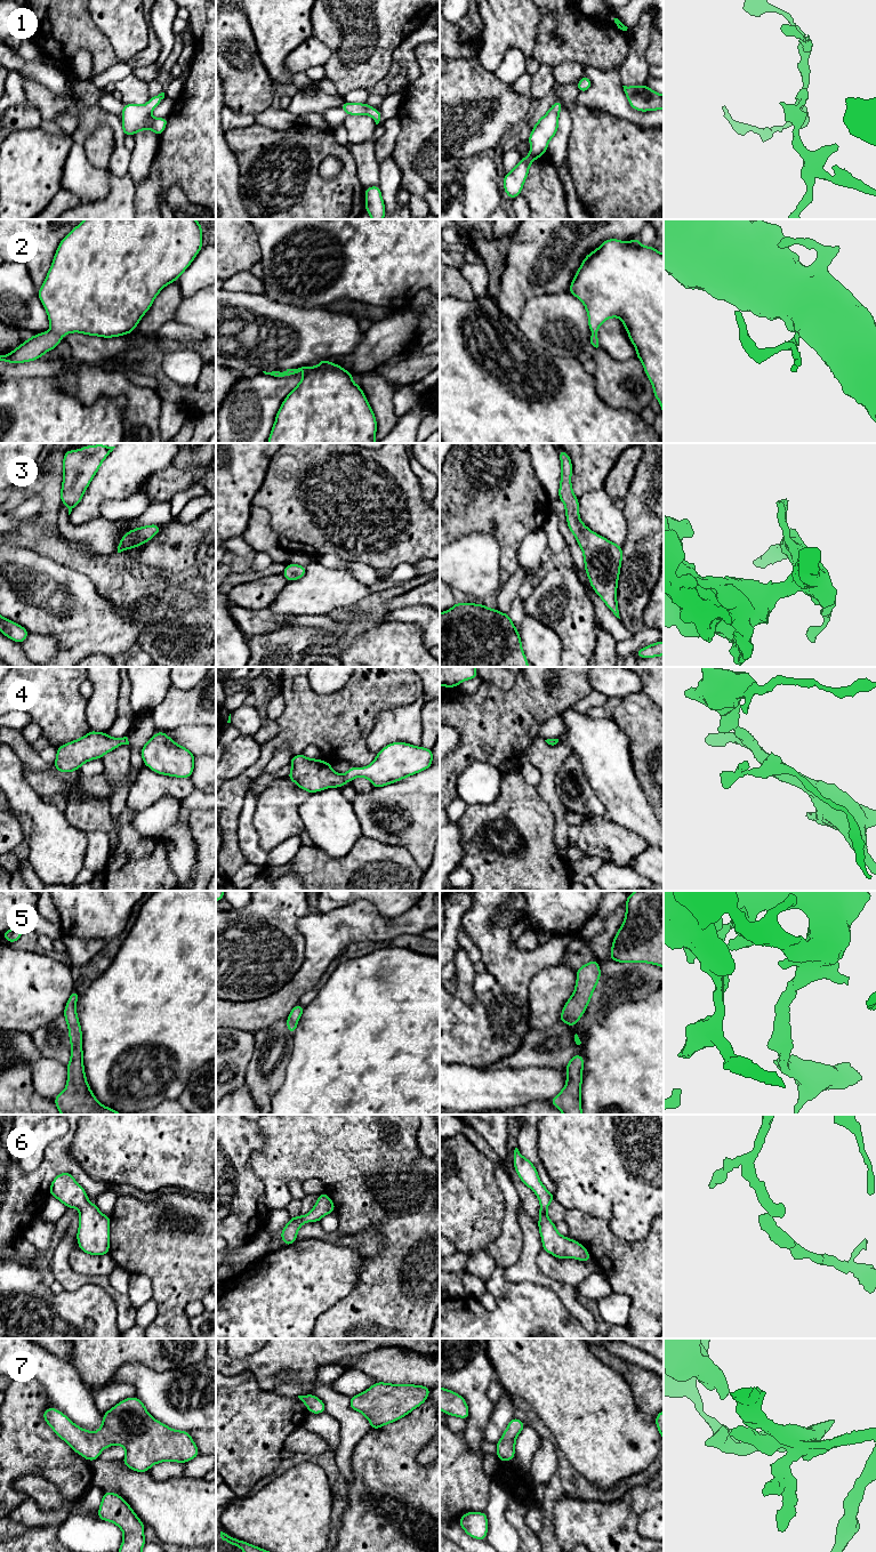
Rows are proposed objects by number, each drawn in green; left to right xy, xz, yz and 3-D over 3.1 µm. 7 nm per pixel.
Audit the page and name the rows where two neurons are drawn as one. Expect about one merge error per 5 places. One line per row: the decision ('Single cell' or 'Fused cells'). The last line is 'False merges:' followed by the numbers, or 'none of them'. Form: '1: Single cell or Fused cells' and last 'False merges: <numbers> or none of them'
1: Single cell
2: Single cell
3: Single cell
4: Single cell
5: Single cell
6: Single cell
7: Single cell
False merges: none of them

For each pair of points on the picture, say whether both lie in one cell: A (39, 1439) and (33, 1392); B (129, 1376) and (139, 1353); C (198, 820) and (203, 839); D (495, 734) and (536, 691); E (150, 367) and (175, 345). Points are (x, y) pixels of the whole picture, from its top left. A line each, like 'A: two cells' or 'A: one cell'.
A: one cell
B: two cells
C: one cell
D: one cell
E: one cell

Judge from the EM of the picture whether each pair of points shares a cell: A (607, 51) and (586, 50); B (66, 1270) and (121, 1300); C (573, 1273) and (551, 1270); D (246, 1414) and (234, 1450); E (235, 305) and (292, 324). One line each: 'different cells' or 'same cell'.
A: same cell
B: same cell
C: same cell
D: same cell
E: same cell

